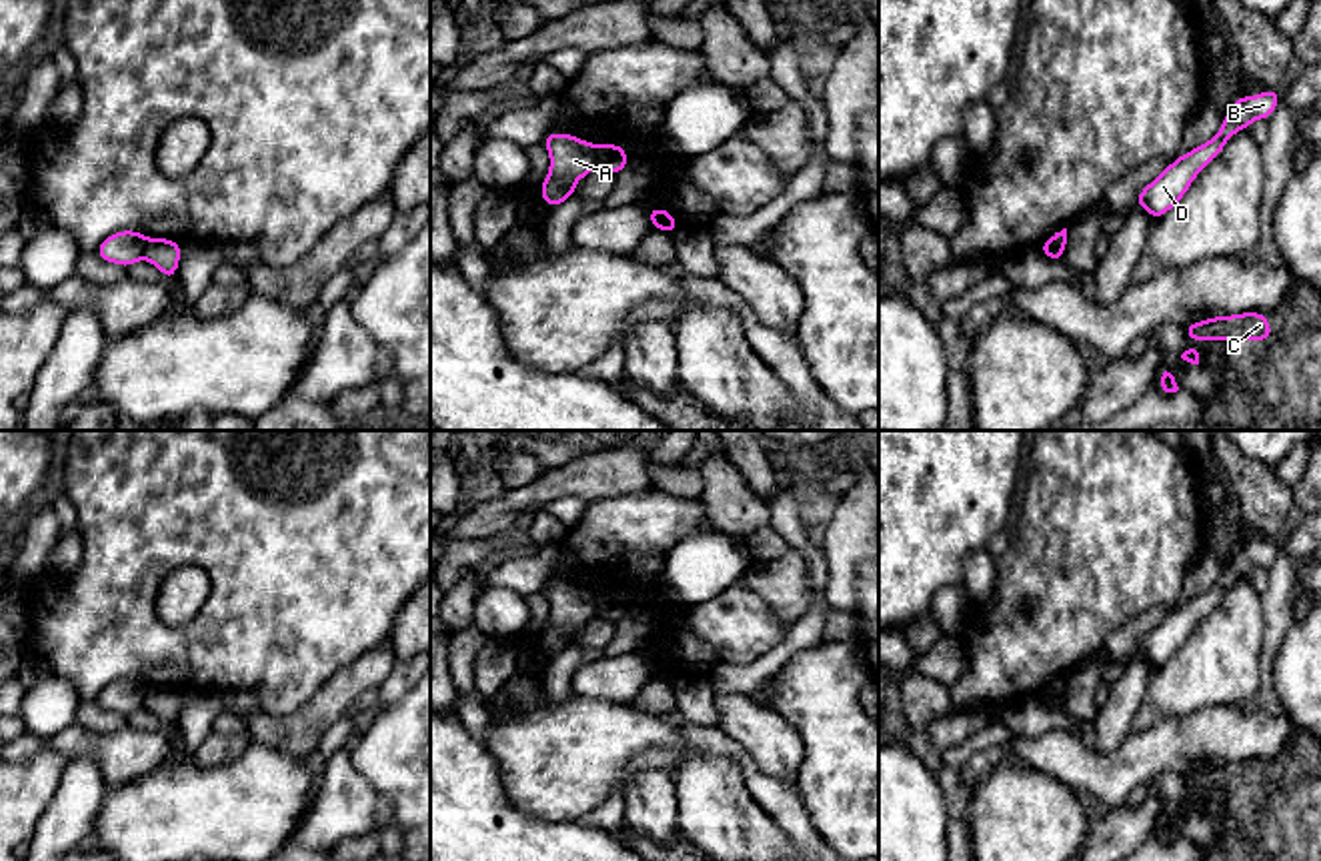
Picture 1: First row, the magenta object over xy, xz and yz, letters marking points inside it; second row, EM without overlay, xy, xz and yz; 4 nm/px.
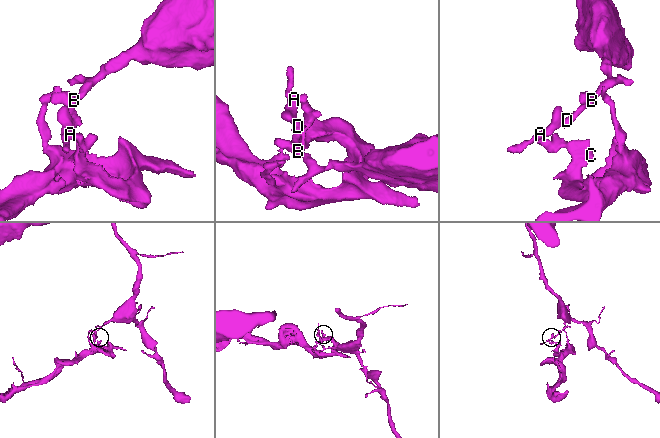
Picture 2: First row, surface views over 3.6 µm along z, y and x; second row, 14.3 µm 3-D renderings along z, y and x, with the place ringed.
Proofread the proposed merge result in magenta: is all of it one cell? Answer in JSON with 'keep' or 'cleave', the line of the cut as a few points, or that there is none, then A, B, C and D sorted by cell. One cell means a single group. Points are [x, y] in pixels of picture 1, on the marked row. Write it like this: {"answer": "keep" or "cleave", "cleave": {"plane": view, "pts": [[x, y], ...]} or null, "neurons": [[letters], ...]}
{"answer": "cleave", "cleave": {"plane": "xz", "pts": [[593, 147], [593, 163], [597, 167]]}, "neurons": [["A", "B", "D"], ["C"]]}

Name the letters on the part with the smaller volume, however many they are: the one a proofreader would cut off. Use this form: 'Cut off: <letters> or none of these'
Cut off: C

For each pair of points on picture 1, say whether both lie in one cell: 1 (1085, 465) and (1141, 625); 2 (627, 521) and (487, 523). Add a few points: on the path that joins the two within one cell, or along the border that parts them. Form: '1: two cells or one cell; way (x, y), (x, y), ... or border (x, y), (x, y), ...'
1: two cells; border (1173, 605), (1149, 607), (1117, 627), (1101, 643)
2: two cells; border (635, 491), (599, 497), (589, 503)

